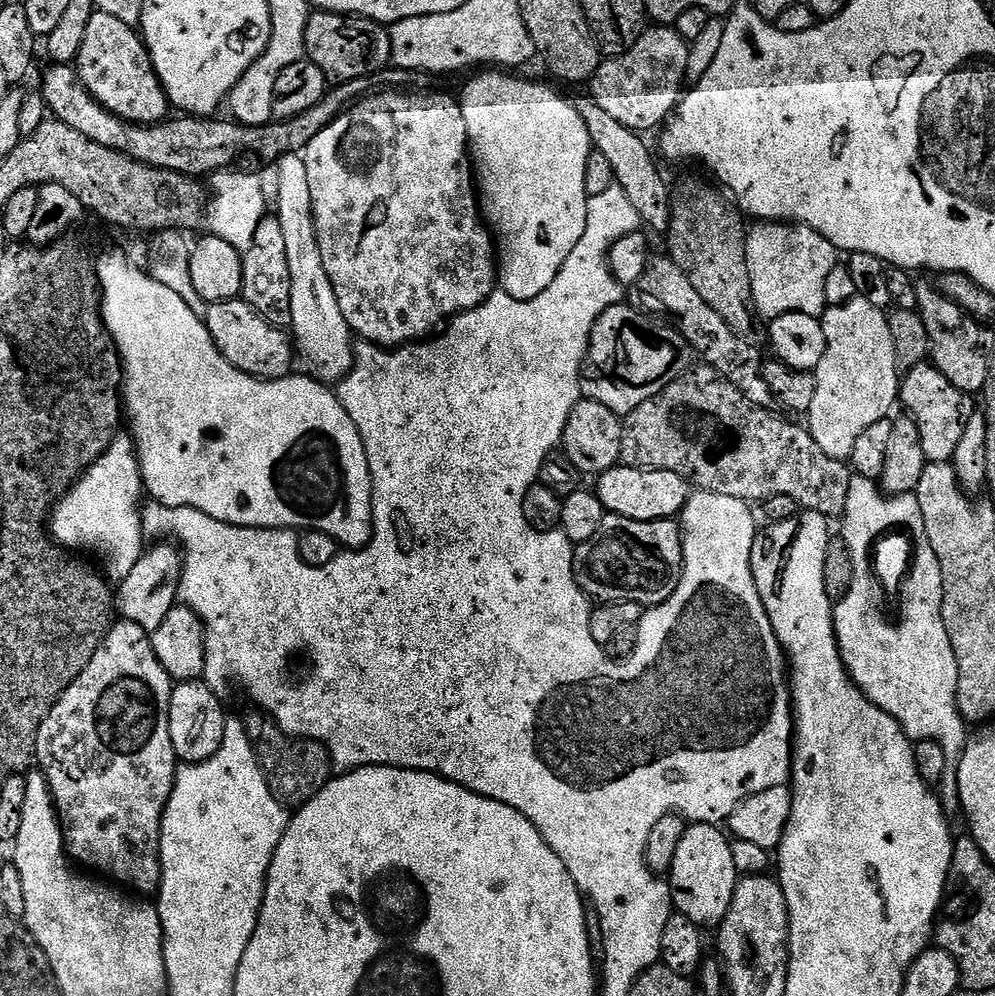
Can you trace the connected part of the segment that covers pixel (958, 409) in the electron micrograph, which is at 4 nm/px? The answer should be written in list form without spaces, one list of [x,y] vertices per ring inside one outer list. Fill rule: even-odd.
[[[925,362],[909,368],[903,373],[898,400],[901,405],[905,404],[909,408],[905,409],[910,413],[912,419],[916,421],[918,434],[922,438],[922,450],[926,454],[928,463],[949,463],[955,457],[958,442],[962,442],[964,428],[968,425],[970,417],[972,417],[974,405],[968,401],[971,399],[962,390],[958,390],[958,386],[954,386],[954,382],[950,382],[950,378],[946,378],[946,374],[942,374],[942,370],[938,370],[935,364]]]

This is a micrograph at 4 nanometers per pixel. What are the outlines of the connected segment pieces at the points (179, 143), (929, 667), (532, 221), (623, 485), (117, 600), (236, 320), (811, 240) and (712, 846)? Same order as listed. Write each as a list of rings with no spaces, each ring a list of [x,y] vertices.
[[[49,63],[44,72],[44,100],[53,117],[66,126],[74,126],[78,134],[86,134],[94,142],[110,150],[125,152],[131,160],[139,164],[149,164],[152,168],[161,168],[177,172],[183,176],[211,178],[218,172],[231,169],[232,164],[244,151],[257,152],[264,160],[279,162],[284,156],[300,154],[307,149],[310,142],[341,112],[358,100],[363,100],[373,91],[373,81],[369,78],[346,80],[337,83],[323,98],[306,112],[291,116],[288,120],[276,120],[263,124],[261,128],[248,128],[237,124],[235,119],[201,118],[185,115],[184,120],[167,119],[159,124],[131,124],[121,116],[115,116],[106,110],[88,92],[87,86],[78,78],[78,72],[71,63]]]
[[[853,475],[850,493],[846,502],[846,510],[841,519],[842,530],[840,536],[853,549],[855,556],[854,578],[851,590],[836,606],[834,616],[840,621],[841,629],[850,630],[850,636],[843,637],[843,645],[850,654],[846,660],[849,675],[856,684],[875,702],[884,712],[888,712],[904,728],[904,733],[913,742],[935,740],[945,750],[946,758],[950,762],[959,761],[964,748],[968,745],[970,735],[969,725],[960,715],[959,702],[956,700],[960,682],[958,658],[950,640],[944,621],[944,571],[940,568],[938,554],[934,546],[930,546],[930,538],[922,538],[920,546],[920,564],[917,565],[916,580],[912,580],[909,588],[908,604],[902,619],[896,623],[880,617],[882,604],[881,584],[875,574],[872,559],[874,545],[877,540],[887,535],[891,524],[912,524],[918,533],[923,533],[920,523],[923,522],[921,504],[914,494],[889,496],[880,486],[865,476]]]
[[[484,70],[481,76],[476,76],[468,84],[468,89],[462,95],[464,117],[468,130],[470,156],[474,161],[474,176],[478,181],[478,199],[482,205],[482,215],[491,231],[495,233],[494,240],[498,245],[498,284],[503,292],[510,294],[515,300],[533,300],[538,298],[558,278],[564,269],[572,252],[578,246],[582,234],[588,225],[589,194],[586,188],[586,168],[594,147],[590,131],[586,128],[579,107],[573,105],[564,96],[559,96],[548,84],[535,84],[532,80],[519,80],[516,74],[504,70]]]
[[[619,464],[601,473],[595,484],[594,491],[605,511],[634,521],[673,519],[683,513],[692,495],[691,483],[674,471],[634,468],[625,464]]]
[[[156,542],[147,549],[114,596],[114,608],[123,619],[142,626],[149,634],[162,626],[162,618],[177,607],[180,580],[184,577],[184,557],[181,549],[172,542]]]
[[[244,299],[223,300],[221,304],[211,305],[207,311],[206,323],[218,350],[239,372],[245,372],[247,376],[254,376],[258,380],[280,380],[293,371],[292,352],[294,356],[294,344],[289,333],[287,331],[284,333],[280,329],[283,327],[277,326],[273,321],[266,319],[261,312],[255,312]]]
[[[760,222],[748,234],[748,265],[756,309],[761,317],[775,318],[786,314],[810,314],[823,317],[830,305],[826,298],[826,280],[838,267],[838,249],[825,236],[807,226],[793,226],[788,222]]]
[[[689,823],[685,827],[682,842],[678,842],[672,863],[670,887],[675,911],[701,926],[724,923],[734,902],[736,886],[742,879],[741,872],[734,866],[733,841],[720,831],[714,824]]]

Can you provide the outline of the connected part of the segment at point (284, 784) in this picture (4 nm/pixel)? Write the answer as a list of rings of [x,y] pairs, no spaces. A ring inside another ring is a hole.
[[[275,723],[255,733],[254,747],[260,758],[275,793],[288,806],[299,806],[308,803],[322,791],[334,776],[334,765],[329,755],[329,748],[317,740],[305,740],[299,736],[290,736]]]

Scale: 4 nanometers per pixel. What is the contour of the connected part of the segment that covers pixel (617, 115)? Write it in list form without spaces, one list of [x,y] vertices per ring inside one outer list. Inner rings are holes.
[[[649,27],[626,54],[609,56],[601,63],[590,81],[591,99],[632,132],[647,134],[651,128],[659,129],[681,103],[691,53],[689,41],[678,35],[675,27]]]

